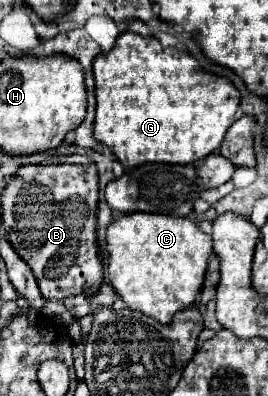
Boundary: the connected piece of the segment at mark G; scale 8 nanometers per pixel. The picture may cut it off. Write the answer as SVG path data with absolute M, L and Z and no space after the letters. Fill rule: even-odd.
M121 32L115 46L95 58L93 76L97 98L93 134L99 142L111 148L125 170L145 162L193 164L213 154L233 124L241 98L237 88L227 78L217 78L215 74L205 72L191 54L185 54L173 46L165 48L155 36L141 36L135 32Z

